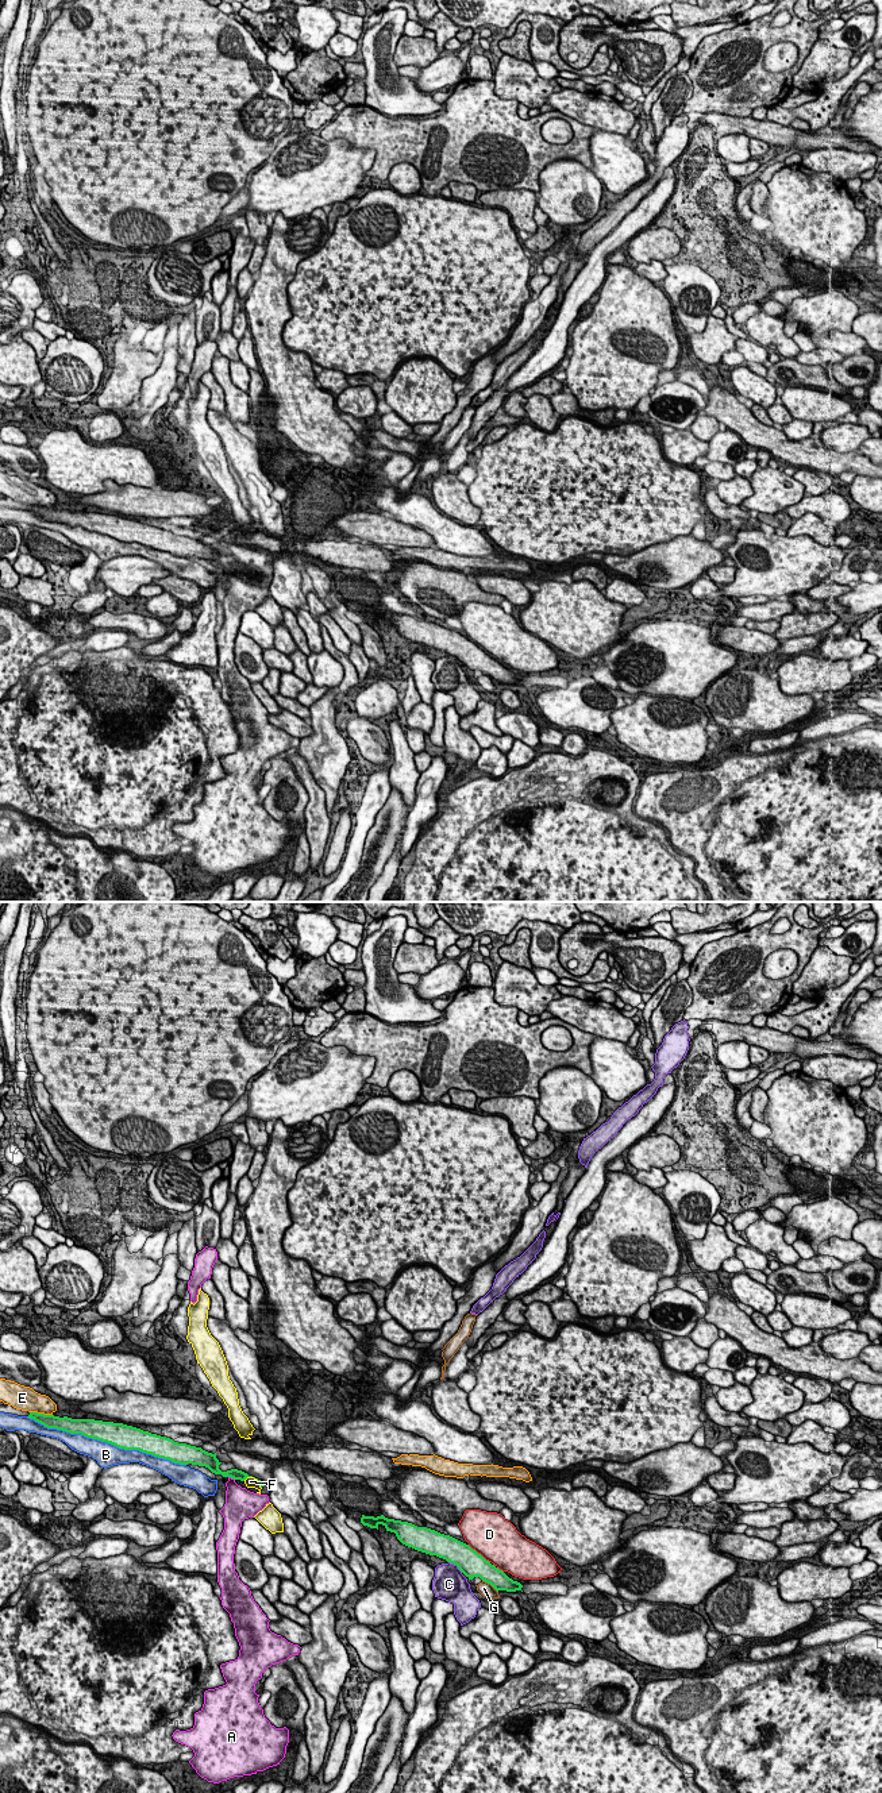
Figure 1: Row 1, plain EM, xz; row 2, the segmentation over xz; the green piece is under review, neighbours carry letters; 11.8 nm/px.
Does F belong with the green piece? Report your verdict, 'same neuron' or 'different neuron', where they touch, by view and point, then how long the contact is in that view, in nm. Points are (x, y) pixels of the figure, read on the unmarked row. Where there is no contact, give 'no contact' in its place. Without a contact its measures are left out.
different neuron; meets green in xz at (254, 570); contact 240 nm long

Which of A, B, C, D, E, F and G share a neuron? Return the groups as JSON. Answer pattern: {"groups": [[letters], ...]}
{"groups": [["A"], ["B"], ["C"], ["D"], ["E"], ["F"], ["G"]]}

